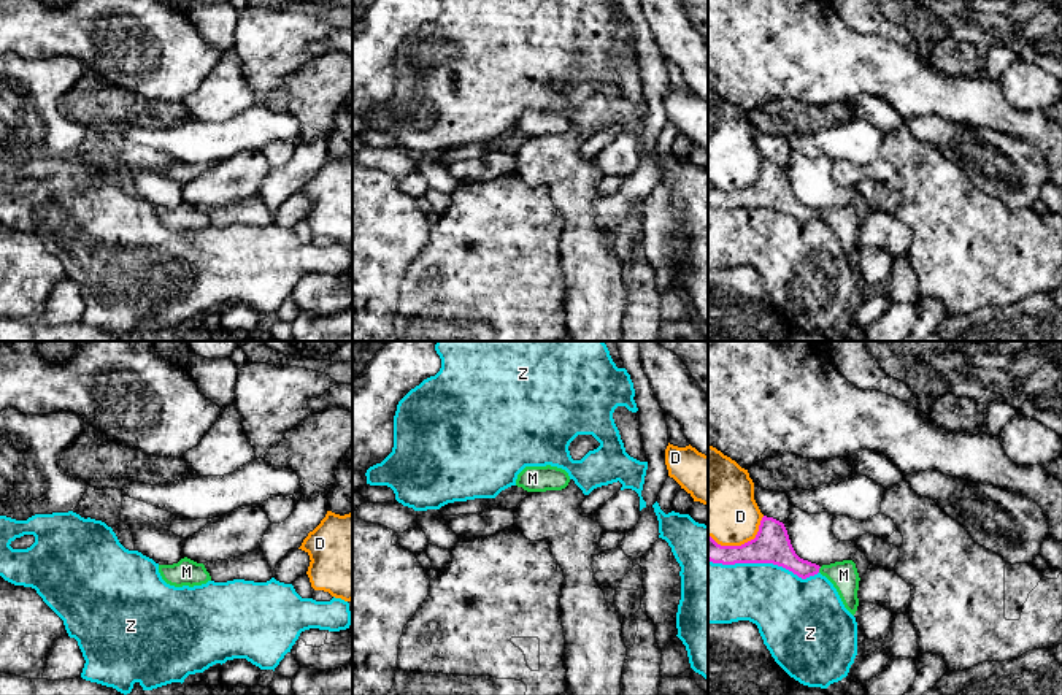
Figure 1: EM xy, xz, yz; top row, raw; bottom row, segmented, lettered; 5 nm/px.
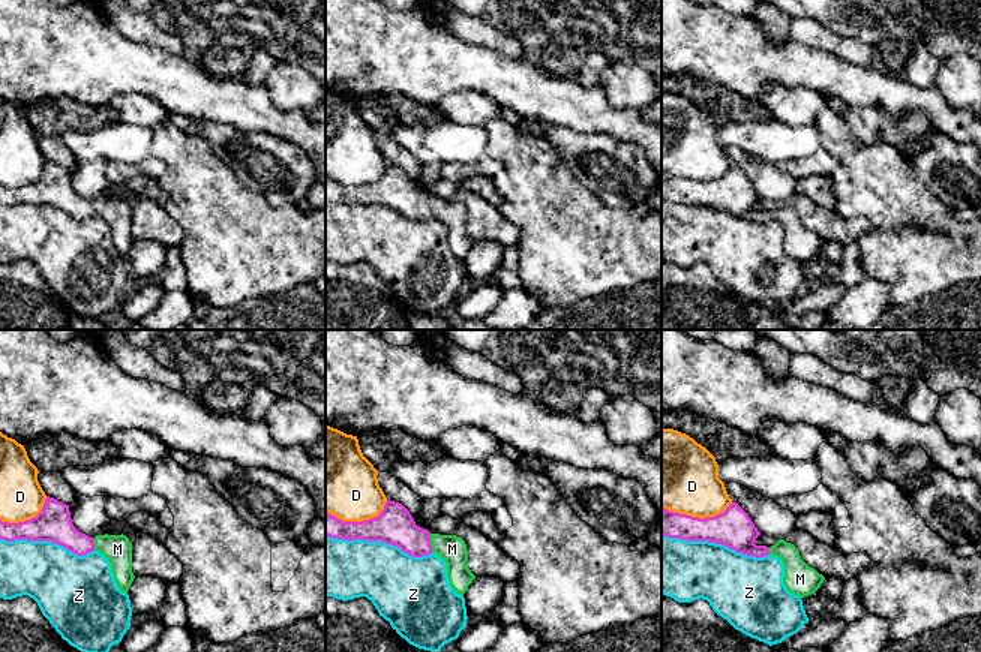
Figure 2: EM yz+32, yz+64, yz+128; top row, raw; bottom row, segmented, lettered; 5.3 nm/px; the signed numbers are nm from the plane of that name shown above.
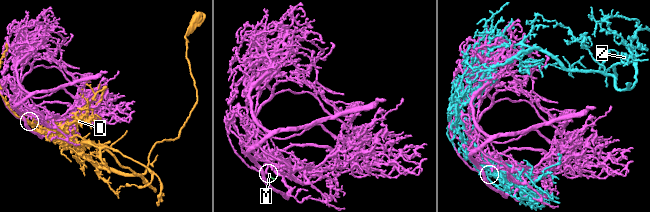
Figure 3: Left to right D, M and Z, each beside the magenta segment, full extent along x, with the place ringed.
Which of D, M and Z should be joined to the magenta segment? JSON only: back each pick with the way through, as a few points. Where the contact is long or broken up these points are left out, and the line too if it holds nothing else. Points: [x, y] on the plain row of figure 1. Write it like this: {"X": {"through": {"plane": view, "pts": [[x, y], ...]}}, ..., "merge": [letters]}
{"M": {"through": {"plane": "yz", "pts": [[775, 191], [799, 211], [818, 215], [843, 219]]}}, "merge": ["M"]}

